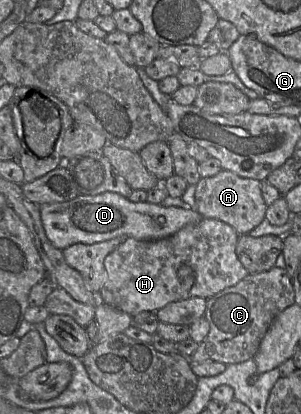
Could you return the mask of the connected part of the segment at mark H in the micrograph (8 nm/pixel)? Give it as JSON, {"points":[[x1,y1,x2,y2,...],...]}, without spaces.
{"points":[[202,218,175,234,157,240,138,240,126,237,104,260,107,280,99,292,99,302,113,306,132,316,142,311,156,312,171,302,200,297,208,299,222,290,236,285,249,272,236,255,239,234,228,224]]}

